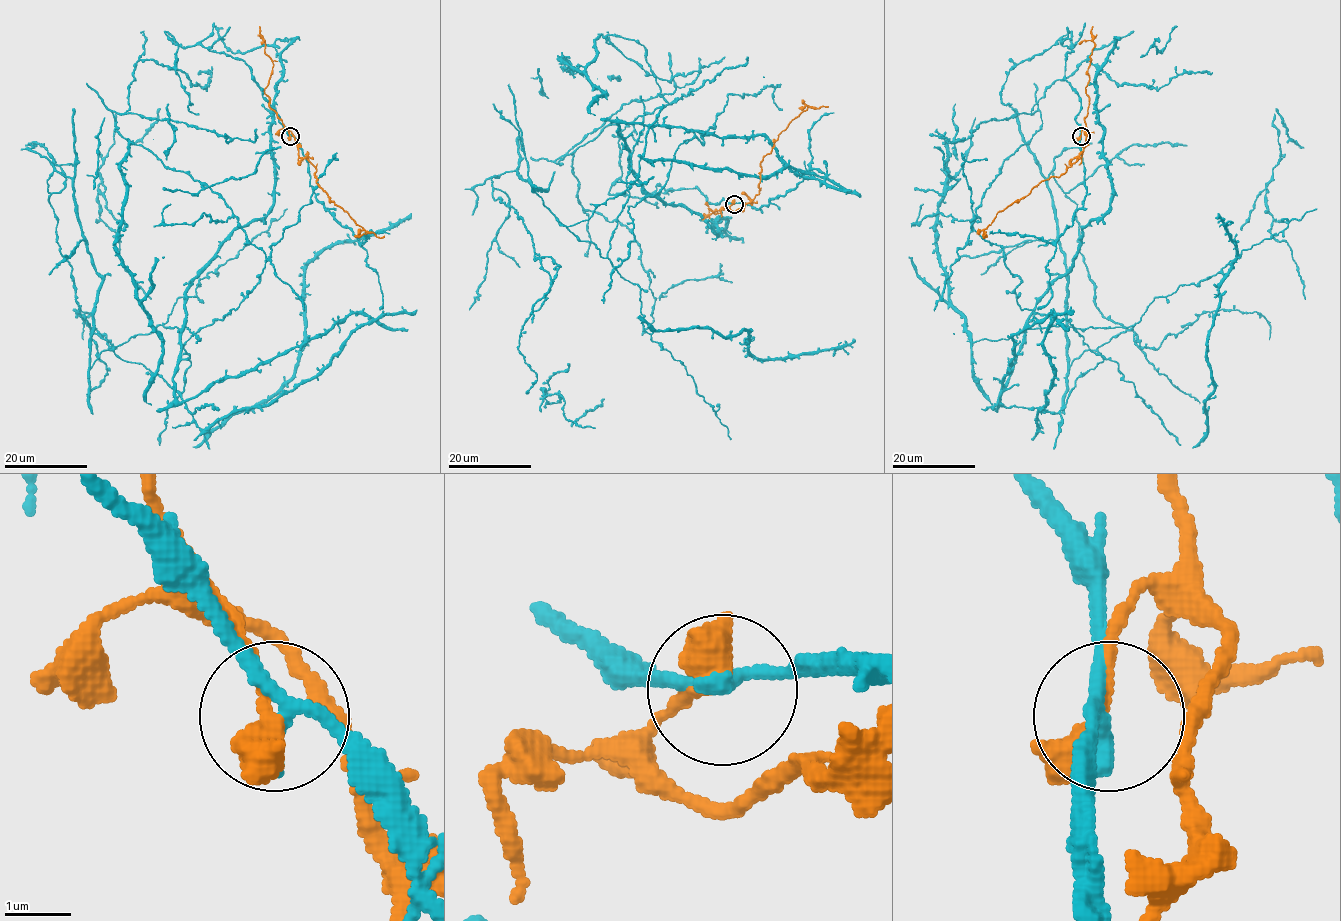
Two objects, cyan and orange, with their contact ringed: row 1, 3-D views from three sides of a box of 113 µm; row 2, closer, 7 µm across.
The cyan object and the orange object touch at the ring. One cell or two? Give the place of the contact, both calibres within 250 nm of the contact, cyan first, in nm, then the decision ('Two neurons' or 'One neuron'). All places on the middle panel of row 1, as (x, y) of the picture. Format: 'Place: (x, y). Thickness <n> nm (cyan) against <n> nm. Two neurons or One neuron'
Place: (734, 204). Thickness 280 nm (cyan) against 360 nm. Two neurons

